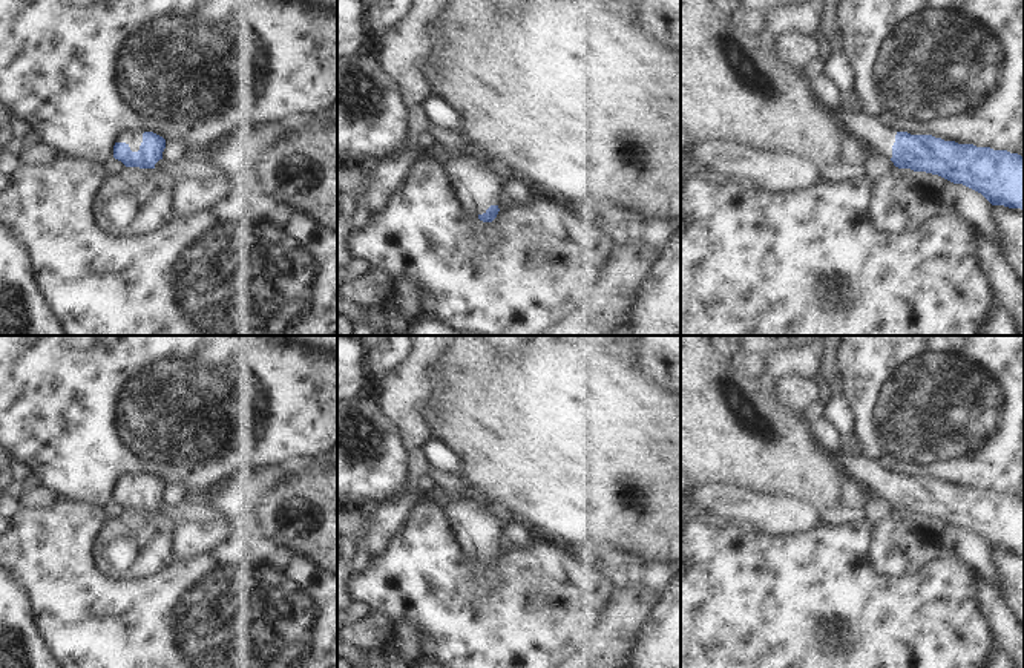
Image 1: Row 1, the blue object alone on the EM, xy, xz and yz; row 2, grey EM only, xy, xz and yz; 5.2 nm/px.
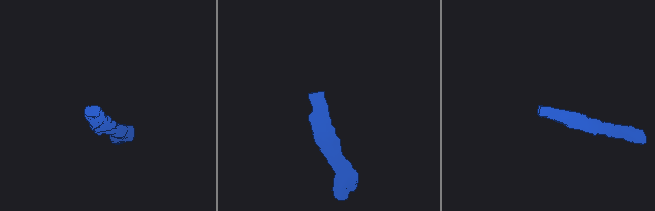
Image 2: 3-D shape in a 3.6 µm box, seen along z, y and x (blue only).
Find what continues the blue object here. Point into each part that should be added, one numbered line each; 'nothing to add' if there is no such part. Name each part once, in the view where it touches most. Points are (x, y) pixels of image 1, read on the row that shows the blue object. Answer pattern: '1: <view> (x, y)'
1: xy (132, 138)

